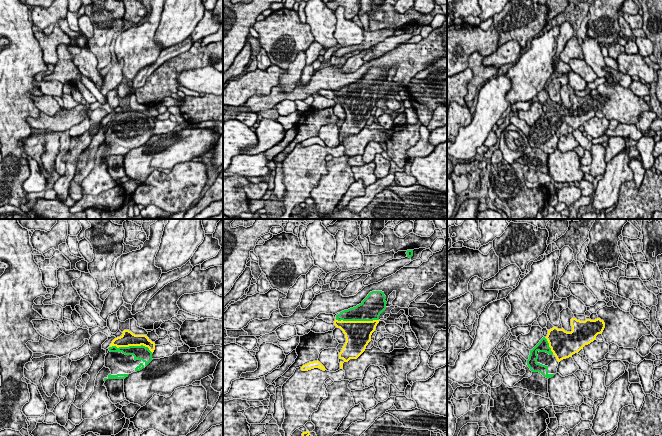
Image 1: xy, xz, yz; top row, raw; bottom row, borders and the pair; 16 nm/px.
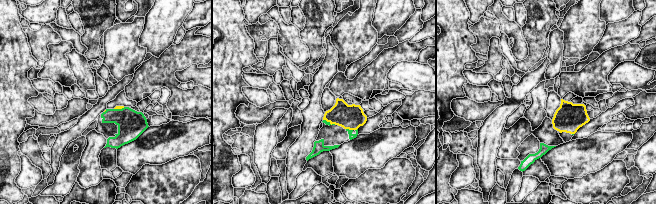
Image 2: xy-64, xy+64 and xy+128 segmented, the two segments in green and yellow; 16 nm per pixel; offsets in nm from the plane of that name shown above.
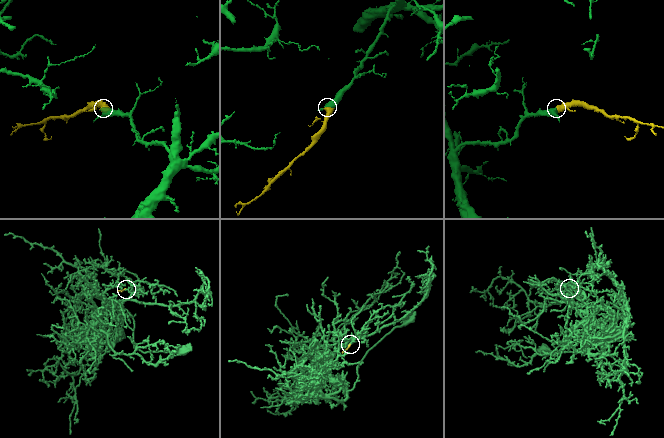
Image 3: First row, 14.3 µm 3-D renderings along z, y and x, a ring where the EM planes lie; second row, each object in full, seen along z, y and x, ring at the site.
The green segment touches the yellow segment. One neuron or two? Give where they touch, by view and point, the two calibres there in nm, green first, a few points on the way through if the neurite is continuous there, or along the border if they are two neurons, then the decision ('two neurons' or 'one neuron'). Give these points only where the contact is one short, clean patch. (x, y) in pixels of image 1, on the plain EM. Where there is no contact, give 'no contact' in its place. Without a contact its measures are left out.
contact xy (131, 122); calibres 240 and 240 nm; one neuron

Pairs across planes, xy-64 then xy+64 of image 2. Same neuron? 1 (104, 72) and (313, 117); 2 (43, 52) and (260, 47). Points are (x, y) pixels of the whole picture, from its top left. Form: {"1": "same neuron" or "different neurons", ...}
{"1": "same neuron", "2": "same neuron"}

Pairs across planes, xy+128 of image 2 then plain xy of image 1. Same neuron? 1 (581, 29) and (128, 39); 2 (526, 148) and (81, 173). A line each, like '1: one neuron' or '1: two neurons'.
1: one neuron
2: one neuron

